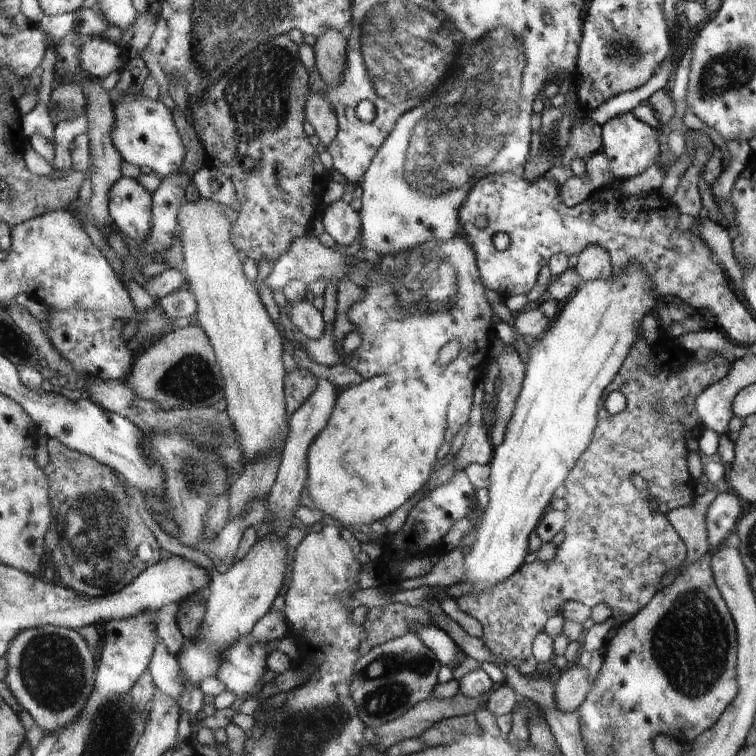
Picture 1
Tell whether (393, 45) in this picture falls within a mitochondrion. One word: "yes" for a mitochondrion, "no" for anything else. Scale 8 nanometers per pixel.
yes

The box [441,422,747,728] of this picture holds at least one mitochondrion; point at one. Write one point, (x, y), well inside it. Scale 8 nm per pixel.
(691, 641)

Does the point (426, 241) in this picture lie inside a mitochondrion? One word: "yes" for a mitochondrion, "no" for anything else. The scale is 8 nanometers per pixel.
yes

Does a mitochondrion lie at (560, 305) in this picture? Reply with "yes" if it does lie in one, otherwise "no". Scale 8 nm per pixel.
no

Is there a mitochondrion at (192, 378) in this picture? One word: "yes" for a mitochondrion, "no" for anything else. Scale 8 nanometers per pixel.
yes

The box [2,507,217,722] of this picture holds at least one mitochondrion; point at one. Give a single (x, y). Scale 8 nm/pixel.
(53, 670)

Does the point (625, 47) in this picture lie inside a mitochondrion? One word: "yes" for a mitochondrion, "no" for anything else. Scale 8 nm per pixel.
yes

